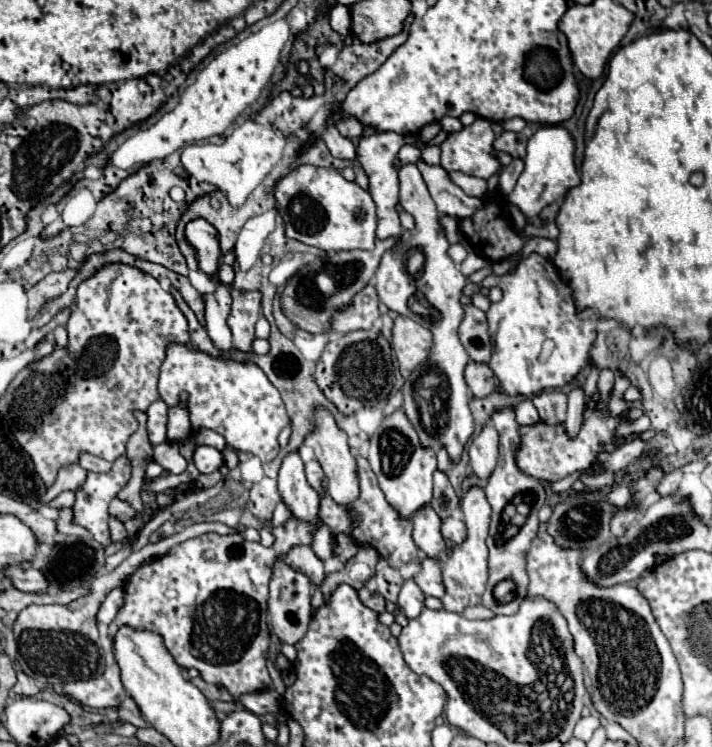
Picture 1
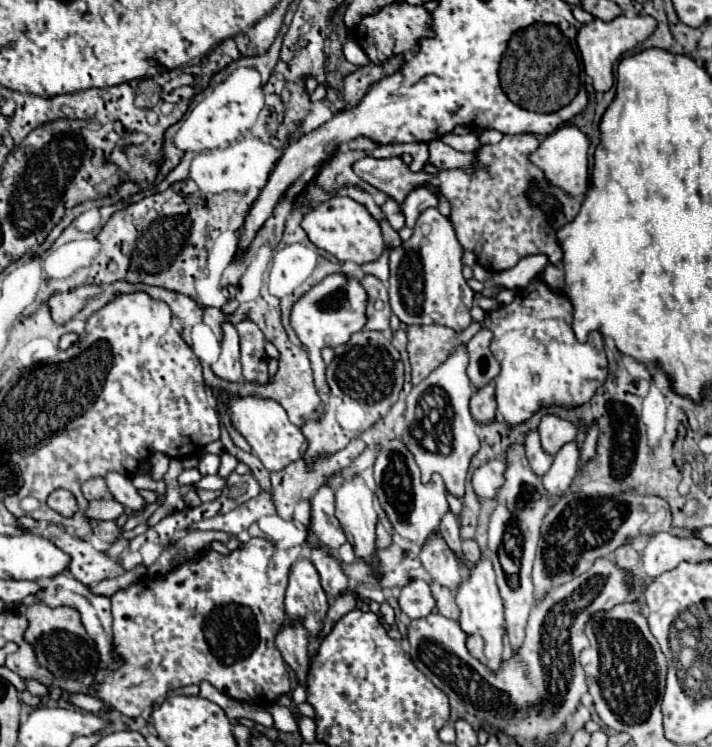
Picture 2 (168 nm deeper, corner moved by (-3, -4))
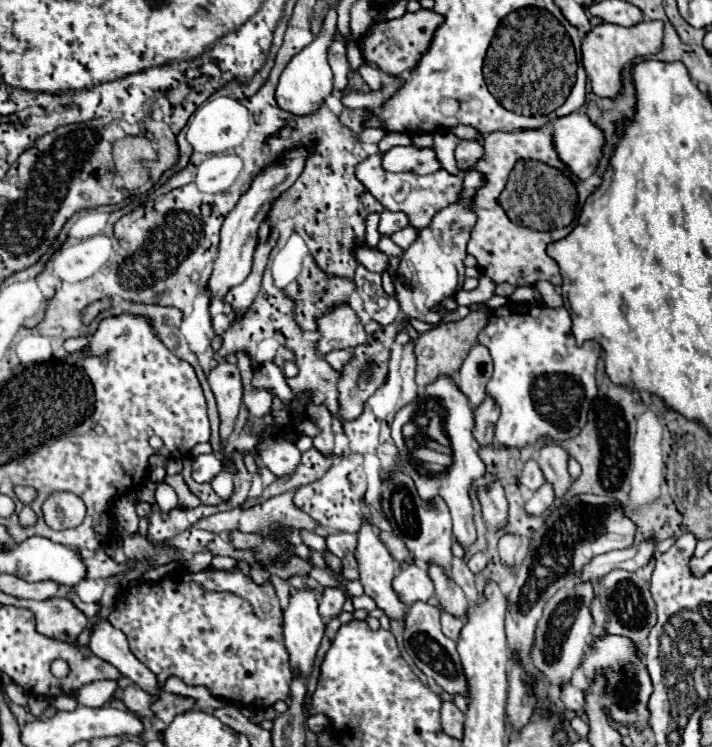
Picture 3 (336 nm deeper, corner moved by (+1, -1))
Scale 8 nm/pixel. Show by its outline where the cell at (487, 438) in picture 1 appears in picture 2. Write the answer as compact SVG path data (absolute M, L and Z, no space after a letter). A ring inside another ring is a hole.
M494 459L494 463L486 463L472 475L472 485L478 497L482 499L494 499L498 495L498 489L504 485L504 471L506 461Z

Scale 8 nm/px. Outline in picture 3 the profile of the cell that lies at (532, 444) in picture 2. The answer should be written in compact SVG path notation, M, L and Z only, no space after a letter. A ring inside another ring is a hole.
M532 458L524 464L524 470L522 470L522 476L520 476L520 484L524 484L526 488L530 488L532 492L538 490L542 484L544 484L544 476L542 476L542 470L538 468L538 462Z

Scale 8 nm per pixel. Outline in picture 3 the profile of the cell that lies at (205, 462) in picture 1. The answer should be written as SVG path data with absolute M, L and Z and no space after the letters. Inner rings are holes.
M214 454L196 456L192 462L192 478L196 482L210 482L220 472L220 468L222 468L222 464L220 464L218 456L214 456Z

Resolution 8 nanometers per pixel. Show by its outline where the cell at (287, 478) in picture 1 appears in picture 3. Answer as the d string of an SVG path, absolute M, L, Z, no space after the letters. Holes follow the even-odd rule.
M324 588L322 594L320 594L320 600L318 600L322 620L328 622L330 618L338 616L342 612L344 600L346 600L346 596L344 596L344 592L340 588Z

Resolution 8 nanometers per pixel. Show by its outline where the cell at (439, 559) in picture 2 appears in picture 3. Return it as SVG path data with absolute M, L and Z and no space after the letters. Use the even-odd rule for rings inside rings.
M426 564L426 572L428 572L430 580L434 582L436 598L440 602L442 610L464 618L468 600L466 600L462 588L458 588L458 584L454 584L454 580L450 578L448 572L442 572L442 568L434 568L434 564Z

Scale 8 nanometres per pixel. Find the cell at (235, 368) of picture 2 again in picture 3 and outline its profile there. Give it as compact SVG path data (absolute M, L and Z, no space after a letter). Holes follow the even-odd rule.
M222 360L216 368L210 370L208 384L216 396L218 412L222 418L220 436L222 436L222 440L226 440L232 434L234 420L242 406L242 380L240 380L240 372L238 372L236 364Z

